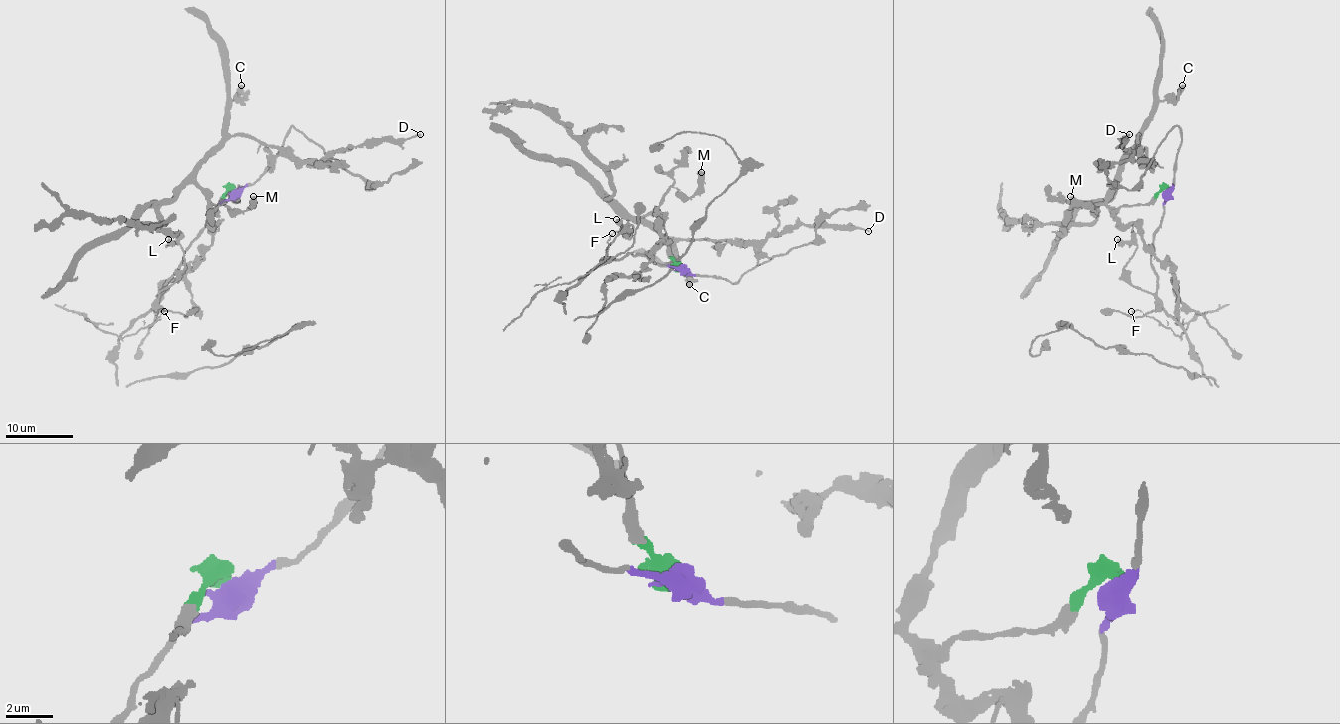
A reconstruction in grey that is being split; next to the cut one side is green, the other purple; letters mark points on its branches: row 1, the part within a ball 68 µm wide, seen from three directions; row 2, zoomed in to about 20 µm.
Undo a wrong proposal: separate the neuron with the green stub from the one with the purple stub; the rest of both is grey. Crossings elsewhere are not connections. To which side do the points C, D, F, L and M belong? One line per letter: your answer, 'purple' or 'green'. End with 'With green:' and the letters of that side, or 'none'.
C: green
D: green
F: purple
L: purple
M: green
With green: C, D, M

